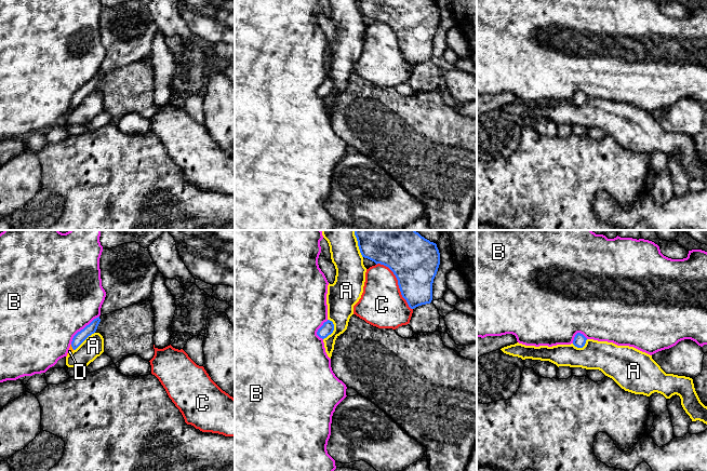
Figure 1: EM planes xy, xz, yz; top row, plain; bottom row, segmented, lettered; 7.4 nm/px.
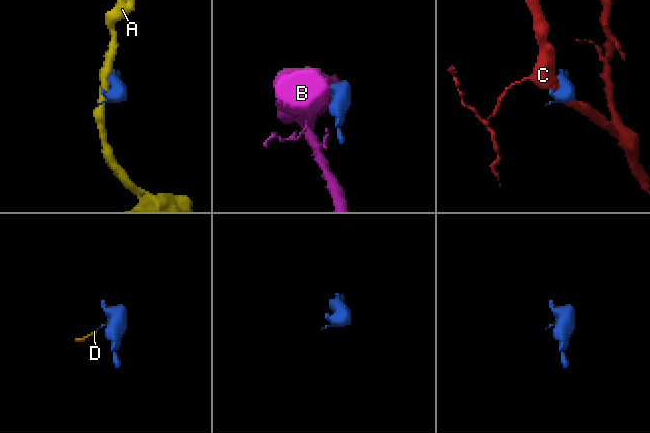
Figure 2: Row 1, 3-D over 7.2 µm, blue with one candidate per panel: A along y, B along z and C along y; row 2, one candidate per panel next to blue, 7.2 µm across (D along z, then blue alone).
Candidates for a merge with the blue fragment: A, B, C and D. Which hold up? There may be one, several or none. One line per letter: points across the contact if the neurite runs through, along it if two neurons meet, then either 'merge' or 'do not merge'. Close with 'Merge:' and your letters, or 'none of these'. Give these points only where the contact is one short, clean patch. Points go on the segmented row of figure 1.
A: do not merge
B: do not merge
C: do not merge
D: way xy (91, 328), (71, 346), (70, 350); merge
Merge: D

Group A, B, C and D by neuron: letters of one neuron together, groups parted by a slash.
A / B / C / D

